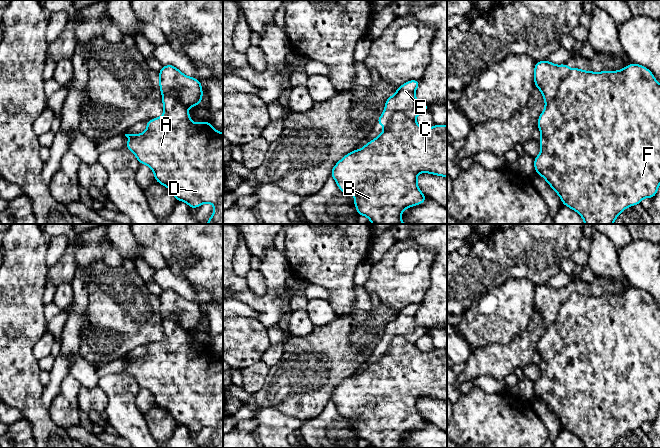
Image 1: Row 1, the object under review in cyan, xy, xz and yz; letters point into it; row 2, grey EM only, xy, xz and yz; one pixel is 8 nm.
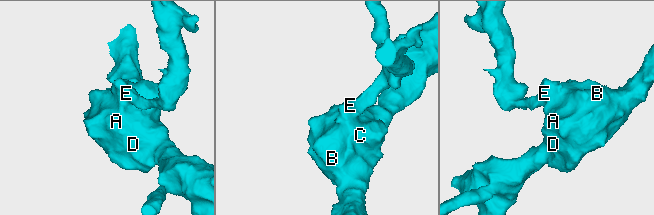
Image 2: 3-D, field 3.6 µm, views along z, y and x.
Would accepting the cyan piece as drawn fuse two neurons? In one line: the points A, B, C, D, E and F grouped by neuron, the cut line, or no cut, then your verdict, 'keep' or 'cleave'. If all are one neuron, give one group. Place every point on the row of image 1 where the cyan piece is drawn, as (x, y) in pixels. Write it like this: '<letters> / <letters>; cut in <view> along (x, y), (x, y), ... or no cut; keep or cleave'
A B C D F / E; cut in yz along (571, 70), (558, 88), (557, 95), (546, 103); cleave

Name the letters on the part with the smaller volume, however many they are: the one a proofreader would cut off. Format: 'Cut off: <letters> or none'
Cut off: E

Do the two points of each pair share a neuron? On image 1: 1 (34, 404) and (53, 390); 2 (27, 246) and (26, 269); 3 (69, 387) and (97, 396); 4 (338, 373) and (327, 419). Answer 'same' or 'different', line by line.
1: different
2: same
3: different
4: different

